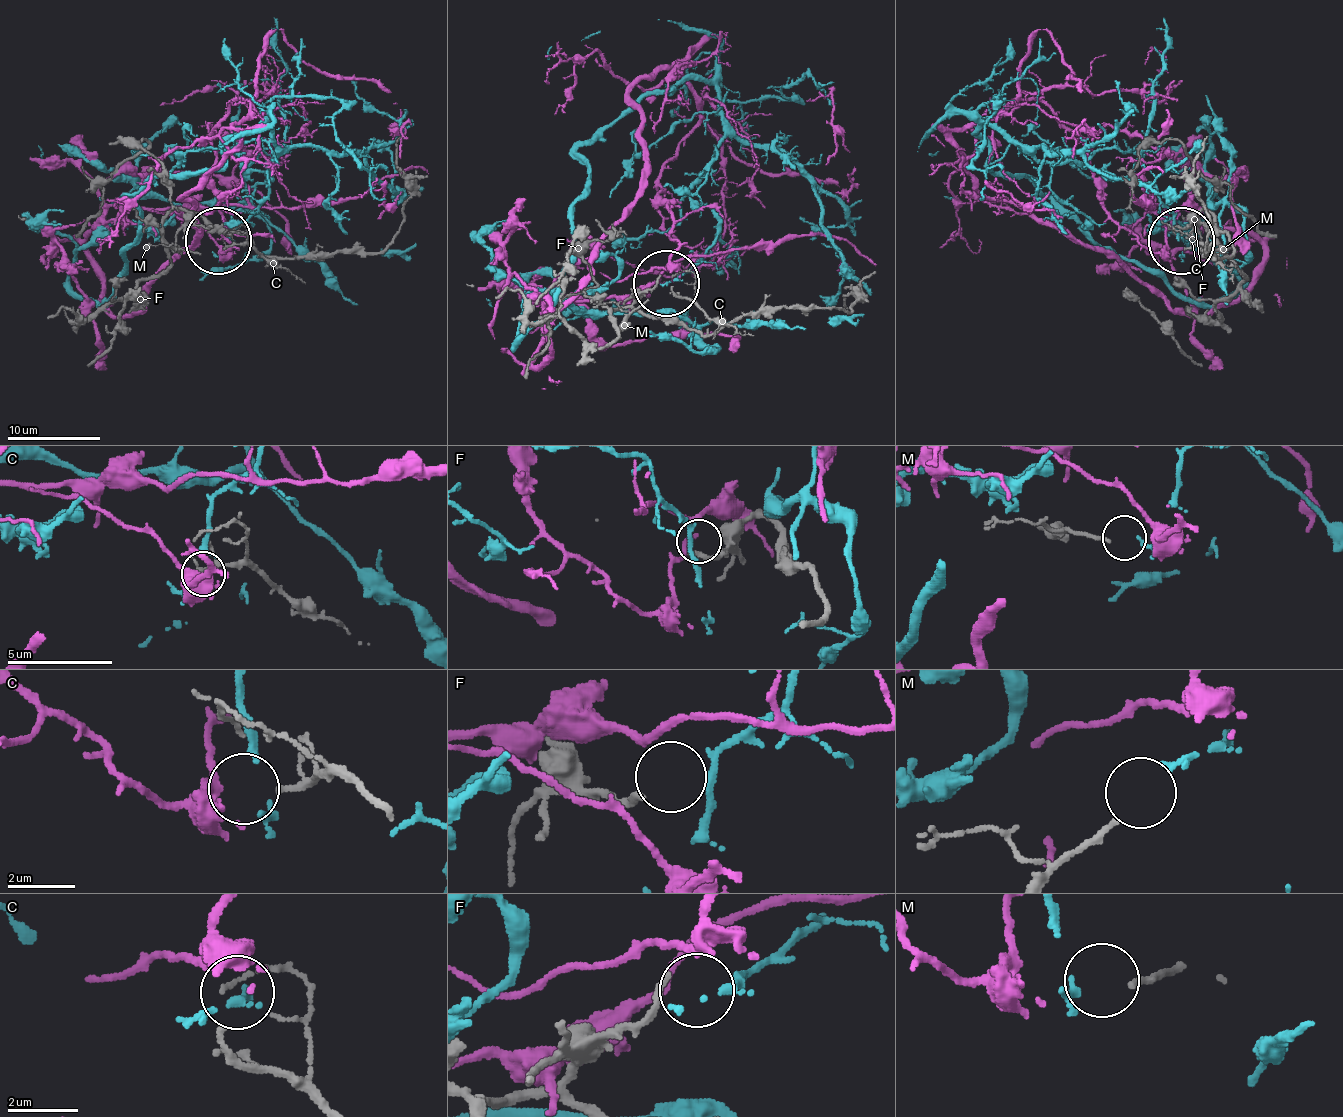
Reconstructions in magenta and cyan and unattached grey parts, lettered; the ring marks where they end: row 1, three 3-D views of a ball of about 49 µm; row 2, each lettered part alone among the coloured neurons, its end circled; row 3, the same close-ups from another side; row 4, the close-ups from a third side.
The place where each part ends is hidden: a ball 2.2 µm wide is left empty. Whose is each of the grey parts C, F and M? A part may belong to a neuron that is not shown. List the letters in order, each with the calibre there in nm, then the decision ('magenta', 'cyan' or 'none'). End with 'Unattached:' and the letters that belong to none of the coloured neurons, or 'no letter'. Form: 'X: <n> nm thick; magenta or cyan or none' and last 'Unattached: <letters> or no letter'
C: 130 nm thick; magenta
F: 200 nm thick; none
M: 180 nm thick; cyan
Unattached: F

